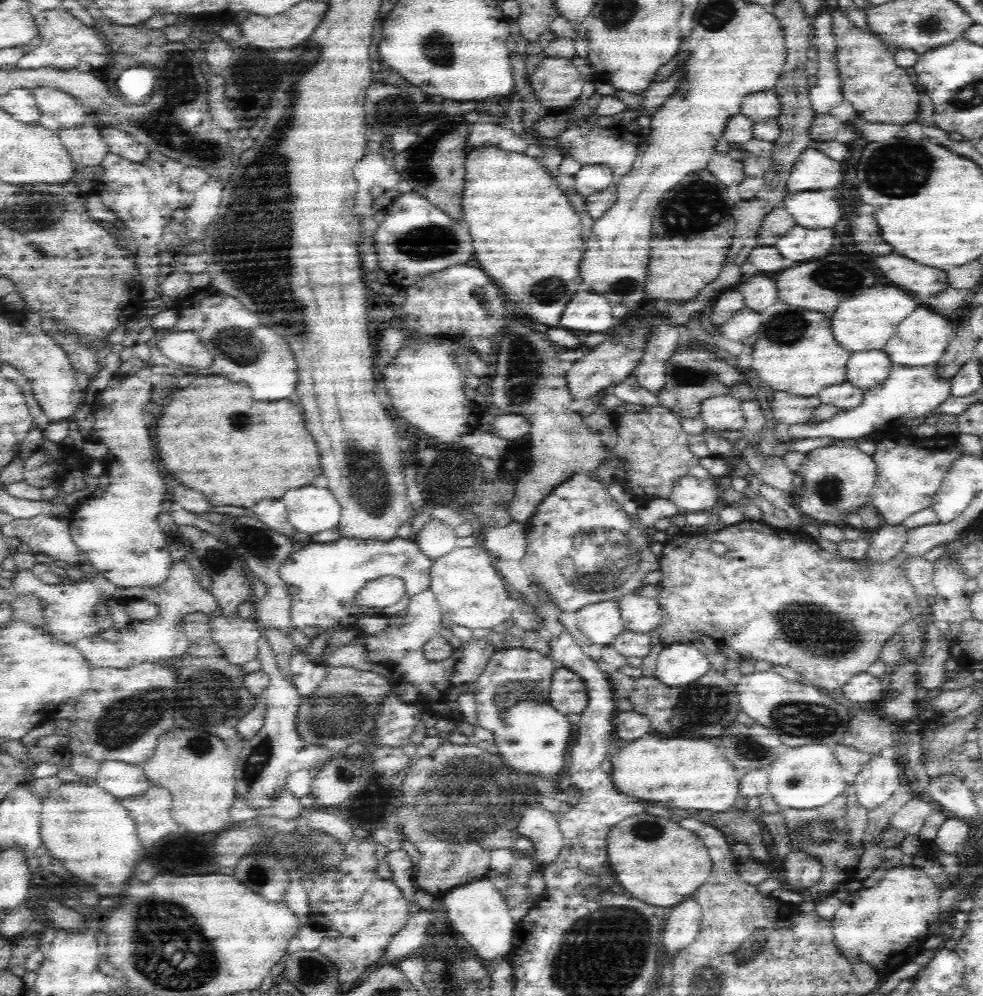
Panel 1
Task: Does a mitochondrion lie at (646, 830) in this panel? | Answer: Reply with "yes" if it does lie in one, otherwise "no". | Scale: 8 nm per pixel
yes

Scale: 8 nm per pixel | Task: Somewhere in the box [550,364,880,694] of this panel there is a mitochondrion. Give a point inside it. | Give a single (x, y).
(600, 558)

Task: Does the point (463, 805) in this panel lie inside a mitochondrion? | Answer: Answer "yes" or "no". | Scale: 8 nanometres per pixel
yes

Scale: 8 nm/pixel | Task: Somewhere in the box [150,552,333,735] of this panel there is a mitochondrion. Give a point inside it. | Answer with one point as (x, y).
(202, 682)

